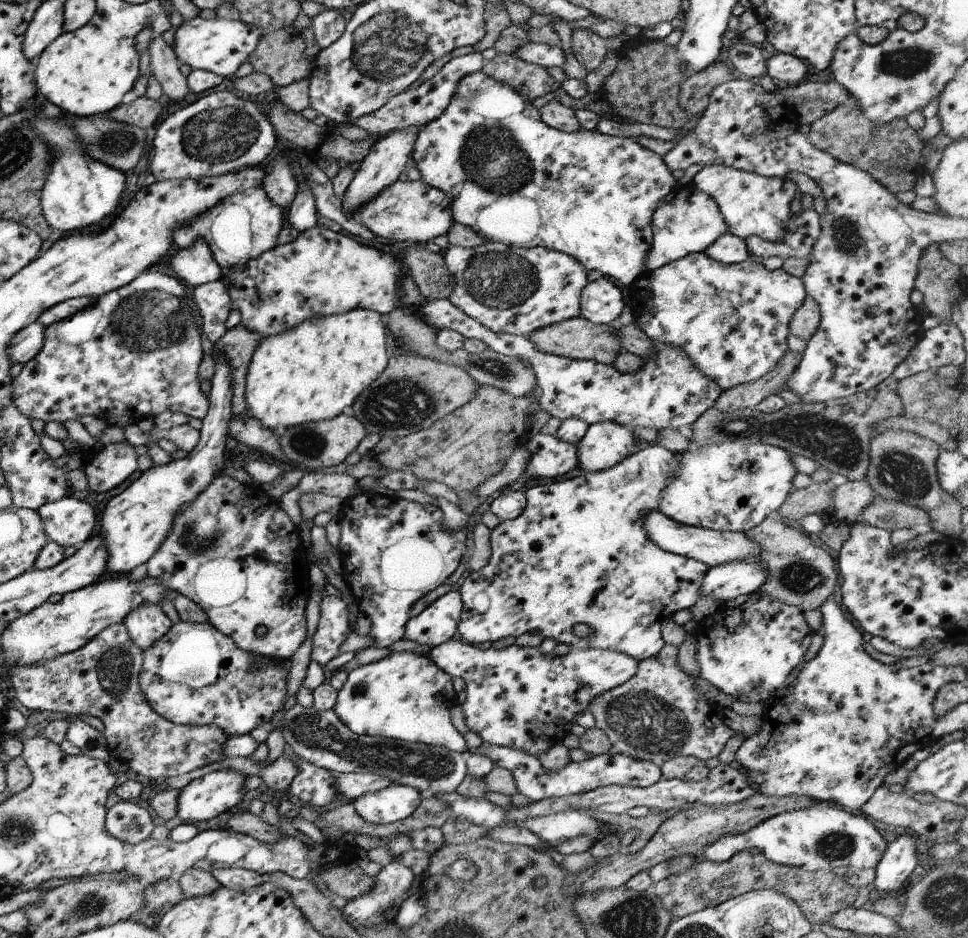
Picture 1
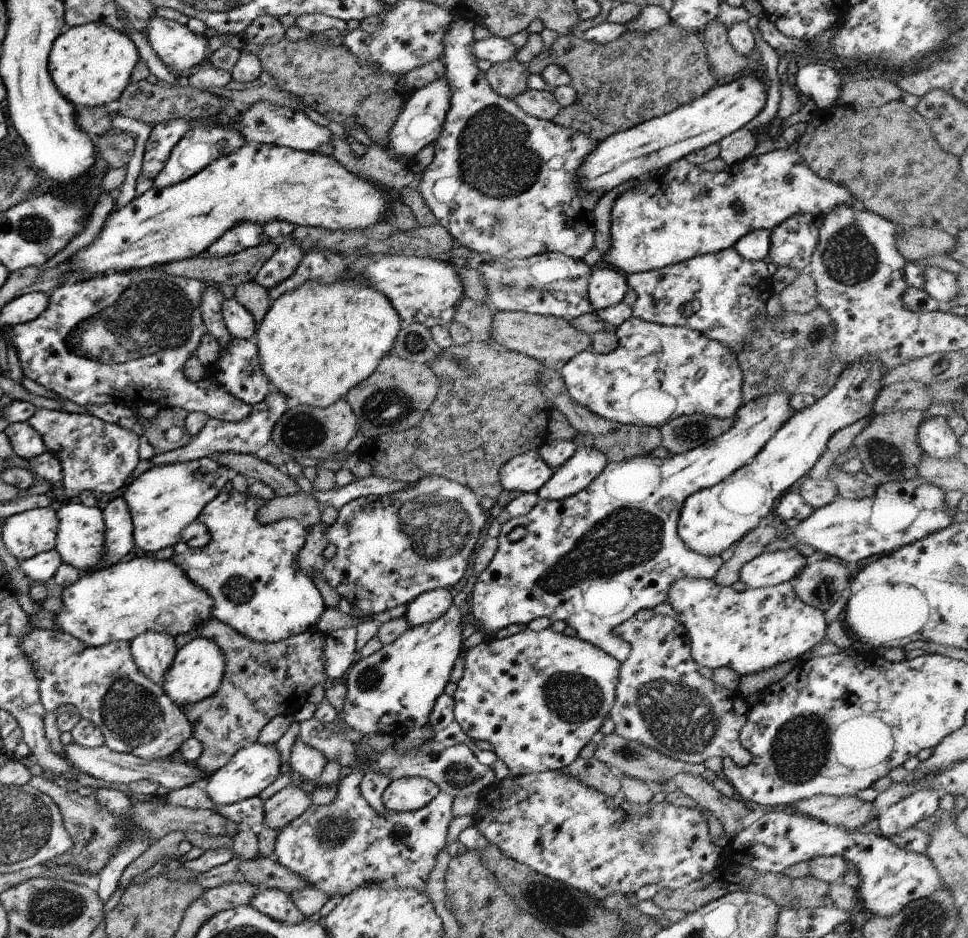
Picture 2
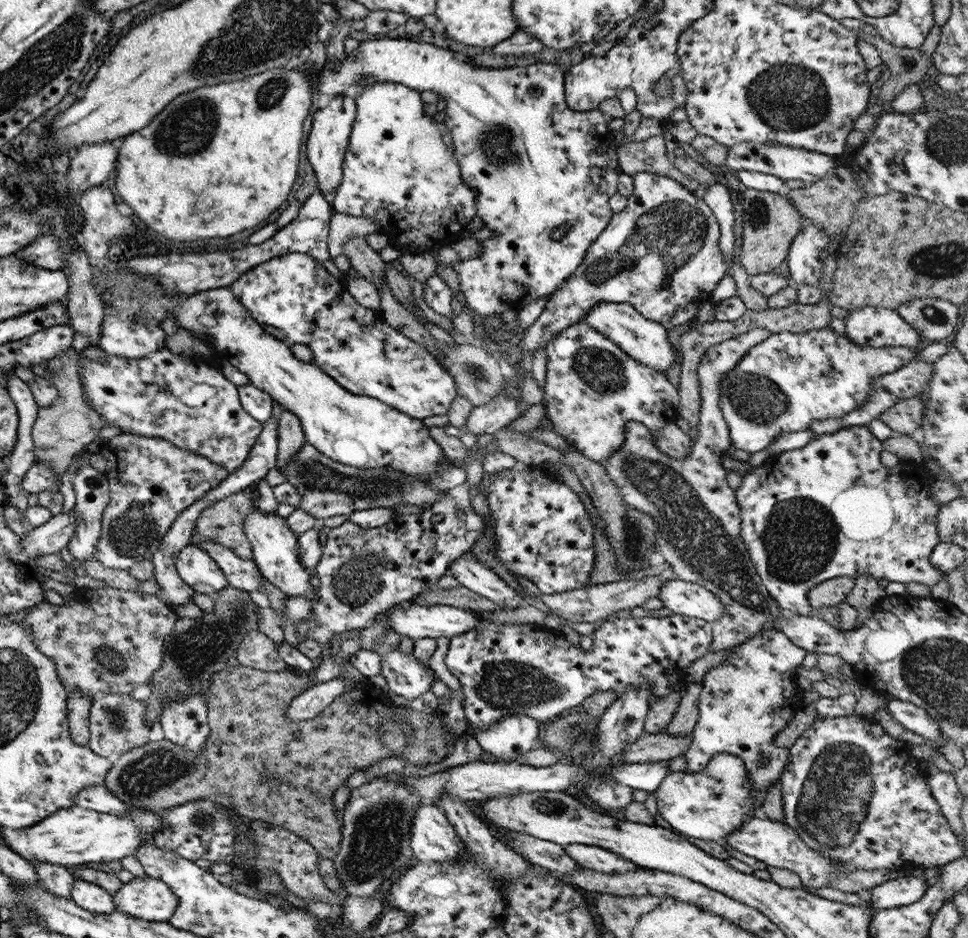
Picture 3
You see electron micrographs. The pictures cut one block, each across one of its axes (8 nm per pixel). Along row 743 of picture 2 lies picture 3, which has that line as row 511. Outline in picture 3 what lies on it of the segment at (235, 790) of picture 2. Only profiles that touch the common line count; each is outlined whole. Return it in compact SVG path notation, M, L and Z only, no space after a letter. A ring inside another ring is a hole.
M257 507L253 508L253 512L245 516L243 533L251 545L251 560L259 567L259 572L267 583L278 588L287 597L304 597L312 604L317 602L317 584L311 582L313 570L301 565L299 553L297 553L297 535L285 526L283 518L277 516L276 513L263 513Z

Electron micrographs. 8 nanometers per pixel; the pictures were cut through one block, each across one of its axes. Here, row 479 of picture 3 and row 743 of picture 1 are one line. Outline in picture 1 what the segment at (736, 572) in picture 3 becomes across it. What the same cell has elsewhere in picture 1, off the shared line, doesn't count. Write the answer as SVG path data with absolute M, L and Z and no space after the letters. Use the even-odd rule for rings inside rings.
M665 643L655 657L637 663L635 674L629 680L605 691L589 702L588 711L593 716L594 725L605 733L612 752L649 760L660 768L666 760L675 756L693 757L705 762L707 758L717 756L725 746L725 742L731 738L732 730L727 724L721 722L717 714L713 713L711 704L705 700L693 678L679 670L676 664L677 652L677 647Z

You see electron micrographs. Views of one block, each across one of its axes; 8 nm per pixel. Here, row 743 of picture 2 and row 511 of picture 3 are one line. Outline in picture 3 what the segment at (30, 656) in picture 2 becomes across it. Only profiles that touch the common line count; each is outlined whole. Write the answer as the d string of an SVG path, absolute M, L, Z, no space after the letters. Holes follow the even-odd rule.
M119 433L103 441L96 453L105 460L103 474L107 479L109 500L100 520L100 535L93 557L104 567L122 571L129 571L132 565L151 558L179 513L199 498L203 498L203 494L213 490L213 486L217 486L228 474L225 466L209 462L209 458L177 448L161 438L143 438Z

